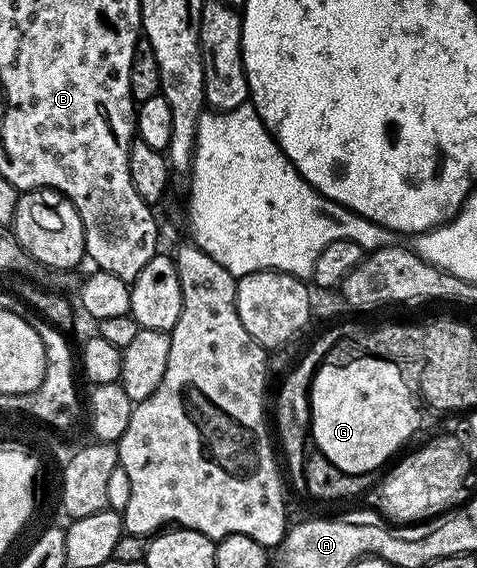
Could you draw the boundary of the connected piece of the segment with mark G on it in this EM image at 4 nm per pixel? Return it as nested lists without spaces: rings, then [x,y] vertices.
[[[358,355],[345,365],[328,364],[321,364],[316,370],[316,376],[312,378],[311,440],[315,448],[326,455],[330,463],[334,463],[334,467],[347,473],[376,473],[379,465],[387,466],[415,435],[422,414],[417,394],[404,370],[389,358]]]

